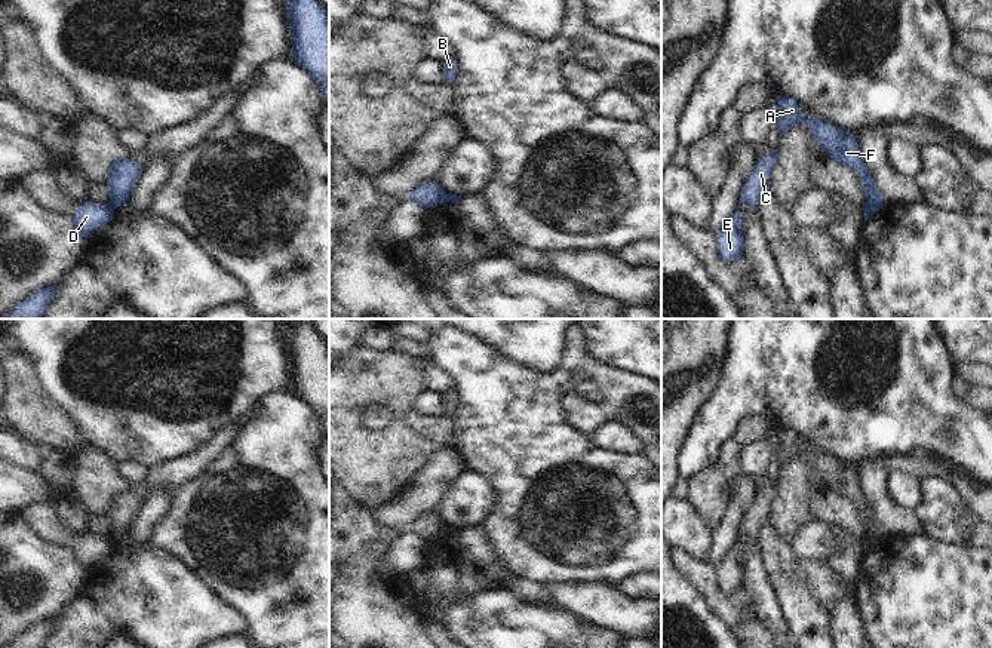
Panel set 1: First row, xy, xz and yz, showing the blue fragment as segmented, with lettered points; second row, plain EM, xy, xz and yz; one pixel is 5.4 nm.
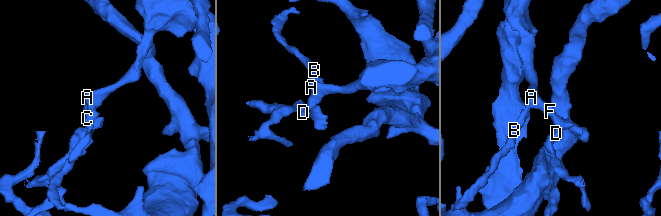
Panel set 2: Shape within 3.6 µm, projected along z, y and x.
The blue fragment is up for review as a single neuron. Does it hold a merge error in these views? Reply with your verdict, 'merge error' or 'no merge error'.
merge error

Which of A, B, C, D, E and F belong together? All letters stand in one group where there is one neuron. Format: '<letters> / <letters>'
A B C E F / D

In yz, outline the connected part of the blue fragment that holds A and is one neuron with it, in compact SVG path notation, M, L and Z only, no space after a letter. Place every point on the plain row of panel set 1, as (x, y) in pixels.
M776 427L776 433L780 446L780 469L792 458L801 455L807 457L811 461L813 469L817 472L820 482L827 489L839 498L848 498L854 503L866 526L864 541L869 544L878 543L884 537L884 529L876 522L872 509L867 506L857 469L833 457L820 454L817 449L804 452L798 434L792 430Z

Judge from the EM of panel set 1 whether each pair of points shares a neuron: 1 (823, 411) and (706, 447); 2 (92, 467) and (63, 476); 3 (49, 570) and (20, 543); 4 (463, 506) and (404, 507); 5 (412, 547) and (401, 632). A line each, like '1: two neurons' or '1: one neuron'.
1: one neuron
2: two neurons
3: one neuron
4: two neurons
5: two neurons

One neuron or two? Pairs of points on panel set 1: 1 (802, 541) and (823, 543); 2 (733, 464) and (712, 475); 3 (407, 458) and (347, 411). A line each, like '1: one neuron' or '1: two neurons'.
1: one neuron
2: two neurons
3: one neuron

